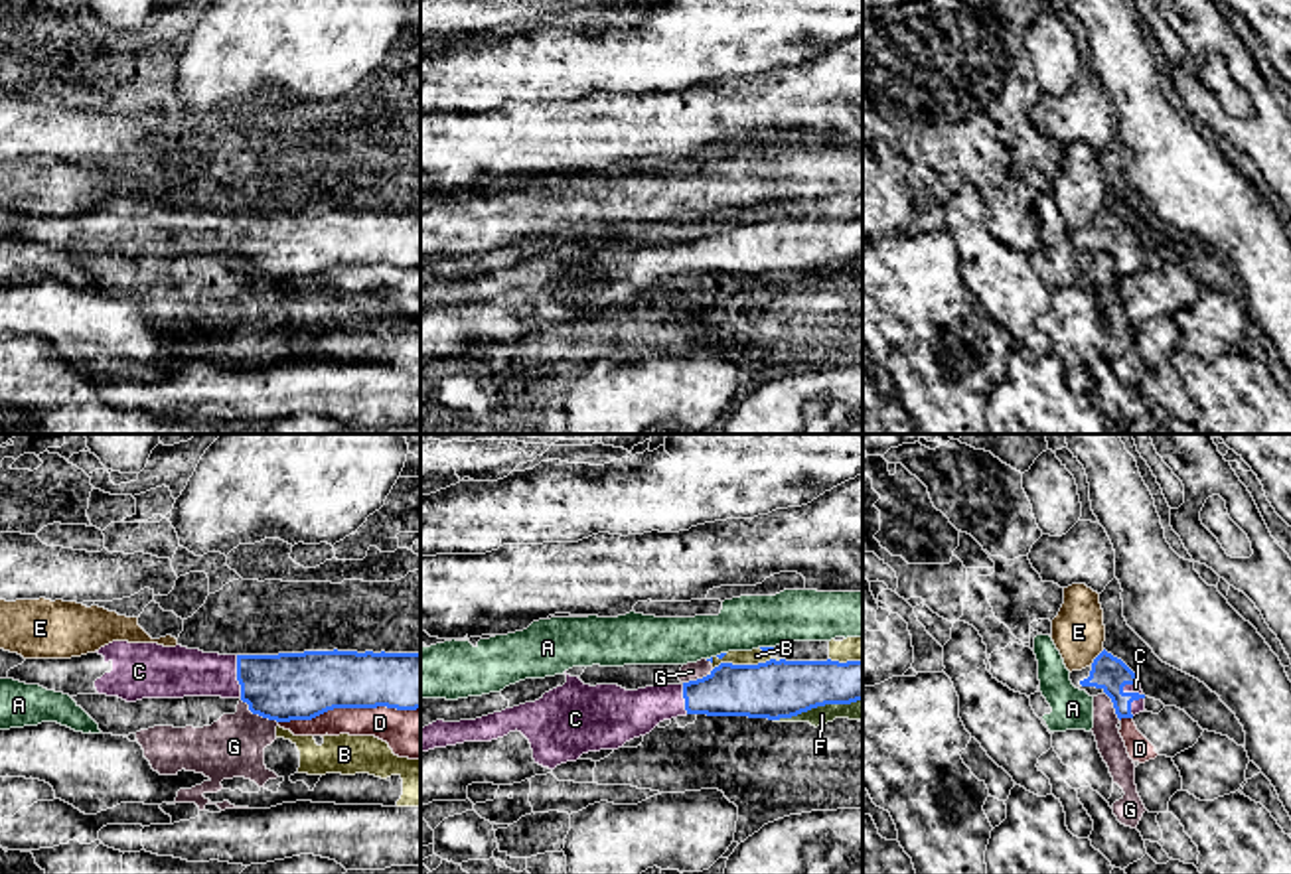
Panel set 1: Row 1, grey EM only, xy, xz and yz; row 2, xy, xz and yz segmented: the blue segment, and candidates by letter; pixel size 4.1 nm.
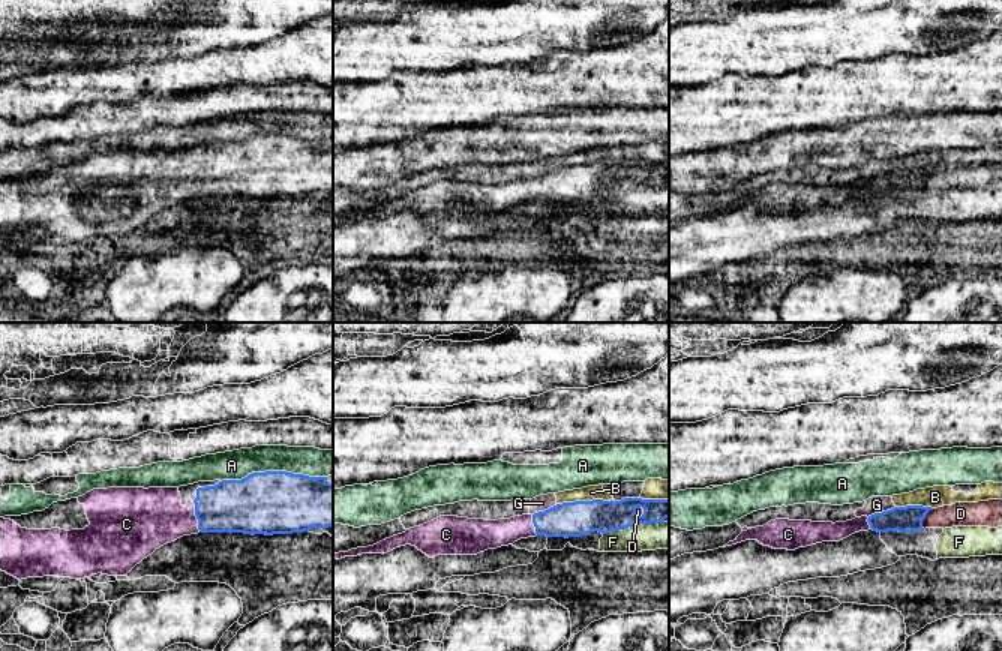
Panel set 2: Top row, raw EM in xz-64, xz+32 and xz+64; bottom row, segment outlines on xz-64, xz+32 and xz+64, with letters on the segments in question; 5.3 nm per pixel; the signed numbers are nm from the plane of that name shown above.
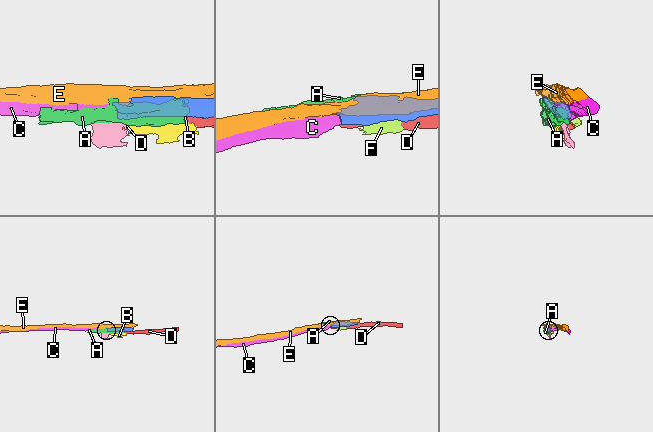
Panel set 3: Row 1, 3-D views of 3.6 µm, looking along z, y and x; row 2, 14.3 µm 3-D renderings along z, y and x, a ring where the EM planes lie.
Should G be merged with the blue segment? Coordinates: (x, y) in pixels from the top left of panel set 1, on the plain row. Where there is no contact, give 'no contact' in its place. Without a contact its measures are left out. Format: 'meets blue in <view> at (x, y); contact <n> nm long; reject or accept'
meets blue in xy at (259, 273); contact 180 nm long; reject

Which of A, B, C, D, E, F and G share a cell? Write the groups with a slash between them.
A / B G / C / D F / E

